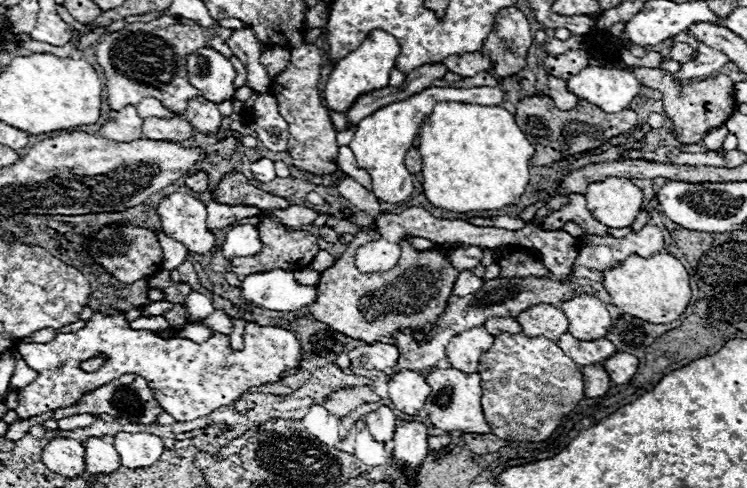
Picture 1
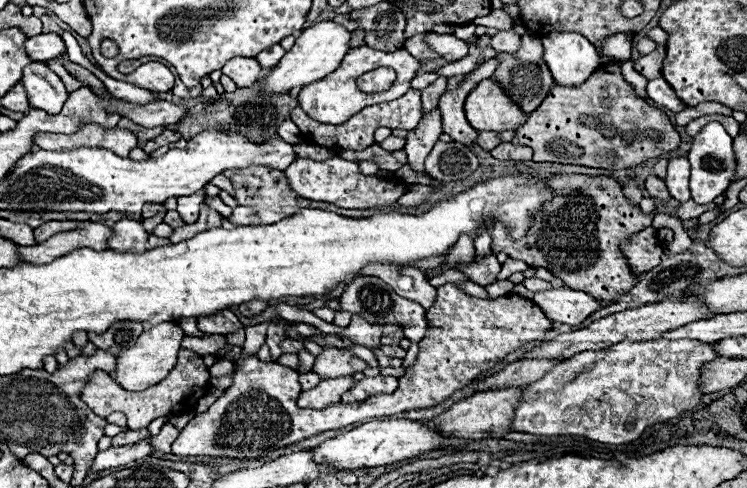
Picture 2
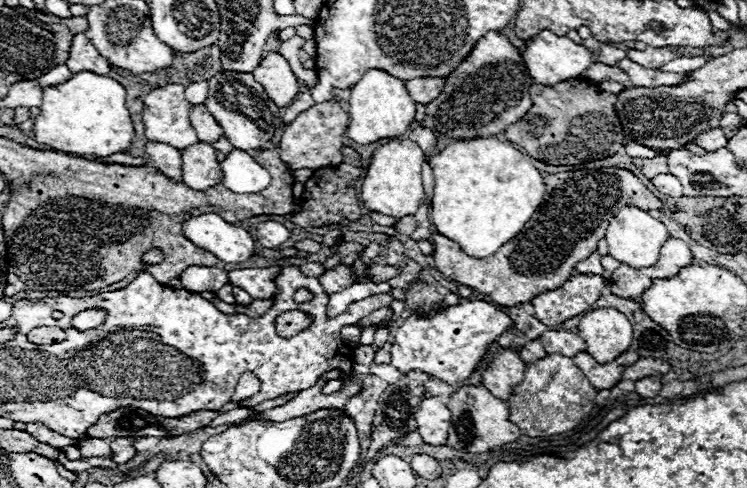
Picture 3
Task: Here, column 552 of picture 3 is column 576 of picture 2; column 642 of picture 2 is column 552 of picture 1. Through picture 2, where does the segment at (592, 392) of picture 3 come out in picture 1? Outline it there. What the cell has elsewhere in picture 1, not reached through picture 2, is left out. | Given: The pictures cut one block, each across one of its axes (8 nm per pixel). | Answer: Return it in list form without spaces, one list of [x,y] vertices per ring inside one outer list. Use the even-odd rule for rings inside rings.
[[[510,332],[494,336],[492,348],[488,348],[480,358],[478,374],[482,378],[484,416],[492,434],[502,440],[546,440],[564,416],[584,398],[580,368],[558,348],[558,344],[544,336],[528,338]]]

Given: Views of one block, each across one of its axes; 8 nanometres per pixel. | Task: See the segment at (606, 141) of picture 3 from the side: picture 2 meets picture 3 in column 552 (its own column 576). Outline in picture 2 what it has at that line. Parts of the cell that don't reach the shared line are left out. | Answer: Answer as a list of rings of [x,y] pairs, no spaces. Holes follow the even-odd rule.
[[[612,62],[602,64],[578,86],[554,86],[540,108],[516,130],[512,142],[530,146],[534,150],[534,162],[622,170],[676,150],[680,146],[680,134],[662,110],[644,104],[636,96],[632,86],[626,84],[620,64]]]

